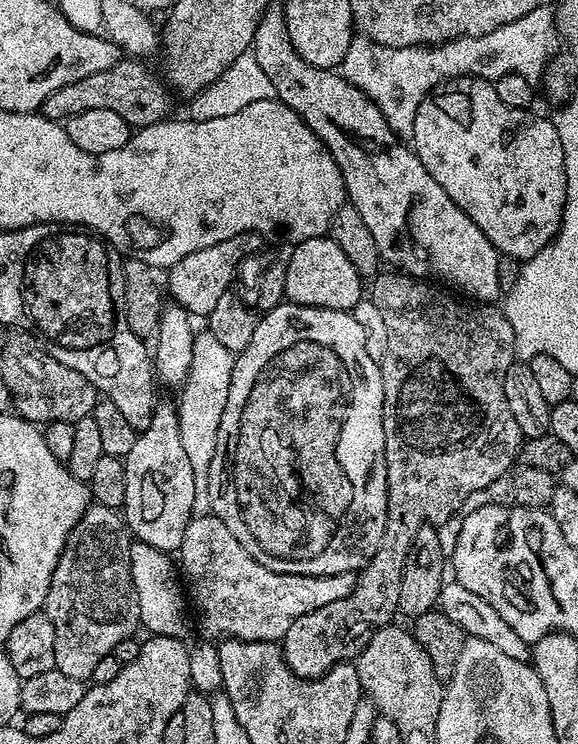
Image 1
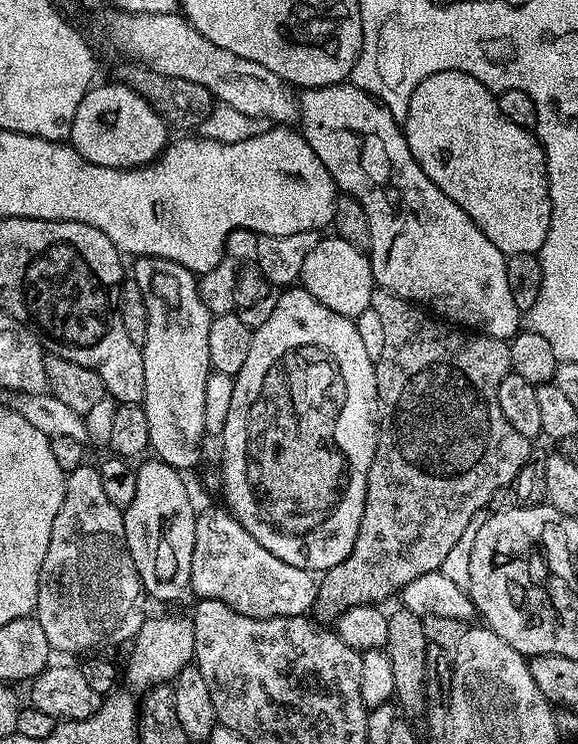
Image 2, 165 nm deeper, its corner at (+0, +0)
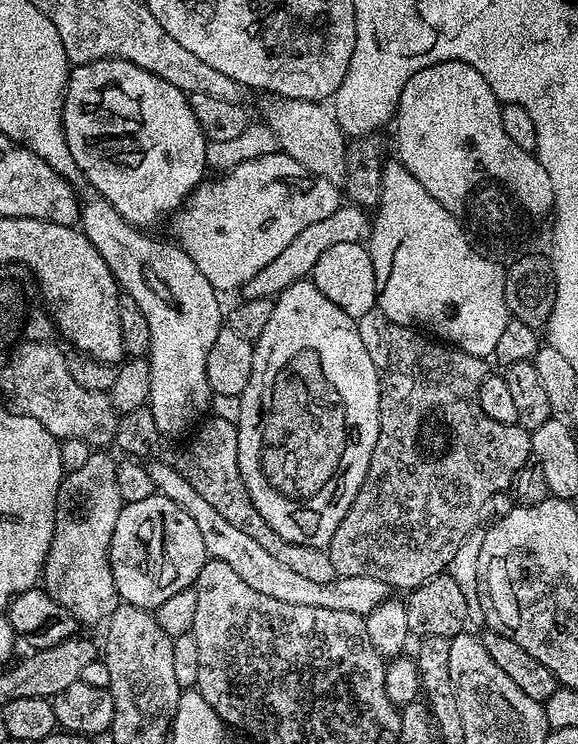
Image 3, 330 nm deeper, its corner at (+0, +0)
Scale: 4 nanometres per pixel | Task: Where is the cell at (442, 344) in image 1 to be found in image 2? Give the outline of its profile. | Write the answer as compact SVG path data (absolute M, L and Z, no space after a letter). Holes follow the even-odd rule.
M376 288L373 291L371 307L374 314L378 314L378 319L382 321L382 326L386 330L386 346L382 346L382 354L379 360L375 361L376 389L380 403L376 449L366 478L366 502L362 510L362 522L358 526L358 538L354 542L354 548L350 550L346 559L338 562L338 566L323 573L318 584L314 616L320 622L335 621L336 617L347 608L363 604L379 605L381 603L379 600L384 600L387 596L395 597L401 588L414 582L414 578L419 578L421 574L439 572L442 562L446 562L446 554L450 554L450 549L454 547L454 542L458 542L458 538L462 538L466 529L473 527L472 519L475 518L476 512L483 513L485 511L488 492L492 492L492 488L496 488L496 485L502 484L504 481L515 480L518 470L522 470L522 466L533 455L533 441L518 434L518 430L514 430L514 426L510 426L510 422L506 422L506 414L502 414L502 406L498 406L498 386L502 382L502 378L506 378L512 371L510 350L505 341L483 335L475 330L461 330L459 327L449 326L437 319L435 315L429 314L423 307L413 304L411 300L402 299L398 294L387 292L384 288Z

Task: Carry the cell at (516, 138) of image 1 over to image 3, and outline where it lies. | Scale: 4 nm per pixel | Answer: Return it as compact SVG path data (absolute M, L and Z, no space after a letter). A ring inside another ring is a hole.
M461 60L426 66L404 84L394 117L395 155L405 170L422 182L430 198L446 206L450 213L462 213L462 197L472 180L480 180L480 168L512 184L532 212L554 208L550 174L542 170L533 153L522 150L502 130L501 107L486 78Z

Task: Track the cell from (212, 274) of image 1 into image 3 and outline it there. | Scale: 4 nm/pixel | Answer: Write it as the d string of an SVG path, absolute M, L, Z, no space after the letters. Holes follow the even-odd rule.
M341 203L340 208L334 210L334 214L330 214L330 218L322 218L322 222L314 222L310 226L306 226L306 230L302 230L302 234L298 234L298 238L294 238L294 242L290 242L290 246L286 246L286 250L282 250L282 254L278 254L278 258L274 258L274 262L270 262L270 266L262 266L262 270L258 270L258 274L254 274L254 278L250 278L250 282L244 284L243 299L253 300L263 296L269 298L279 296L287 288L294 286L294 282L311 277L314 262L318 262L318 258L322 258L322 254L326 254L326 250L331 250L342 242L364 244L371 233L372 220L369 213L365 209L359 208L357 204Z

